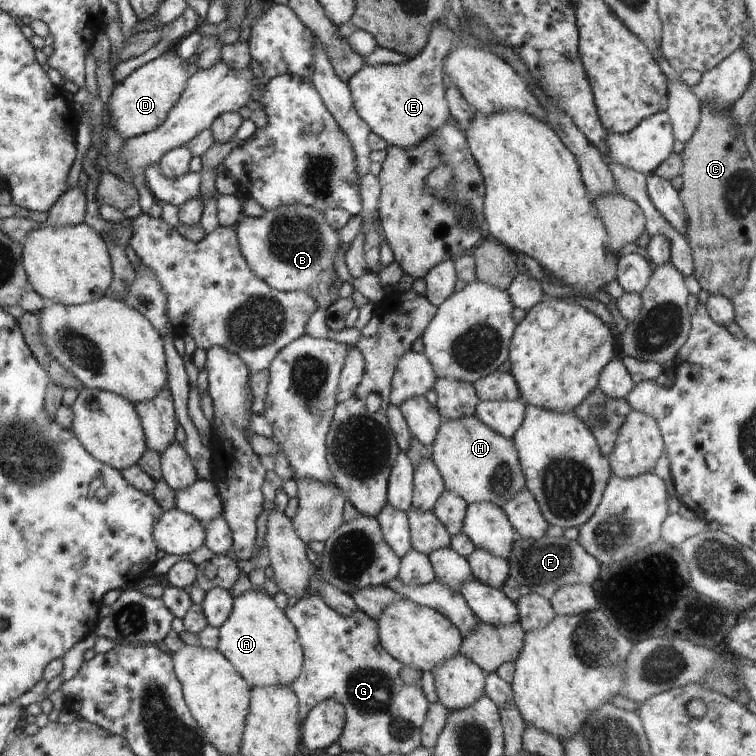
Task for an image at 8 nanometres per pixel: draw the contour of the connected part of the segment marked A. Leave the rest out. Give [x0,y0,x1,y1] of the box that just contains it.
[216,590,303,688]

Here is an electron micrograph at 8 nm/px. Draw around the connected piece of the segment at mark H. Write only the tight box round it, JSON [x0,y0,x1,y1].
[430,415,526,509]

